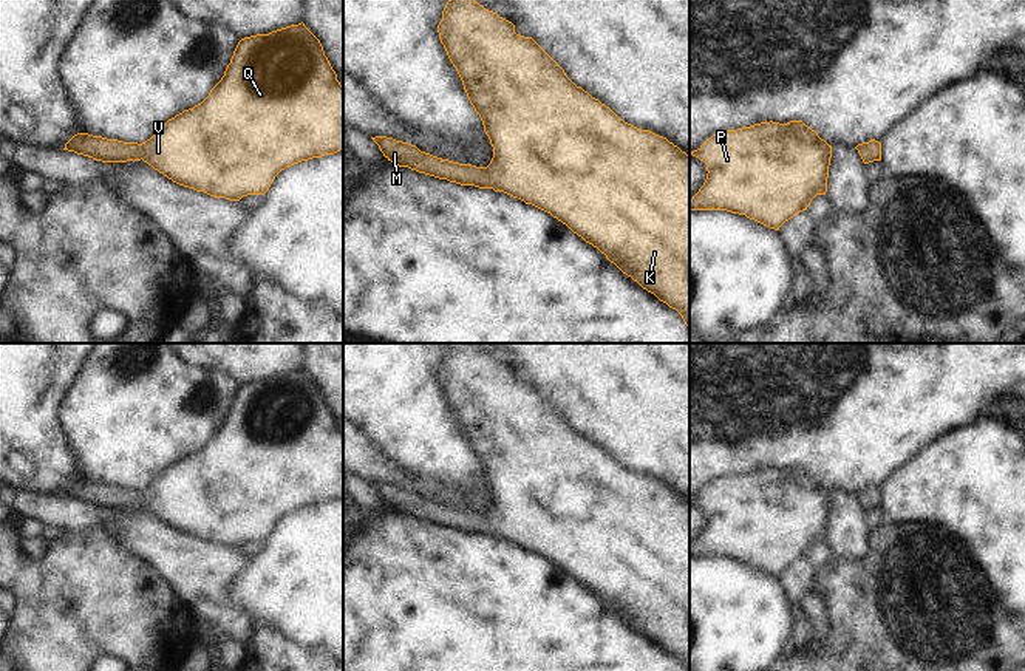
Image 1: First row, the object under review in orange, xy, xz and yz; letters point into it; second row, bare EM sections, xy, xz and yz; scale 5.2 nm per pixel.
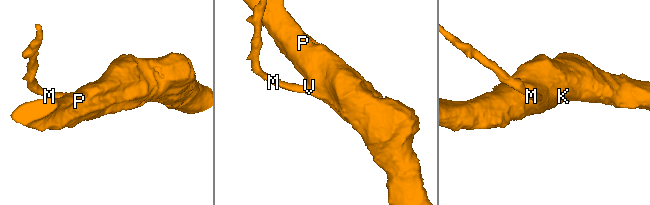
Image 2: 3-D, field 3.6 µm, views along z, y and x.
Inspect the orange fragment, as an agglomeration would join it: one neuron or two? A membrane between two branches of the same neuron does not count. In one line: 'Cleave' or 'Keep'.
Keep.

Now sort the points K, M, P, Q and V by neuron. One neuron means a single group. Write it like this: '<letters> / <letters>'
K M P Q V

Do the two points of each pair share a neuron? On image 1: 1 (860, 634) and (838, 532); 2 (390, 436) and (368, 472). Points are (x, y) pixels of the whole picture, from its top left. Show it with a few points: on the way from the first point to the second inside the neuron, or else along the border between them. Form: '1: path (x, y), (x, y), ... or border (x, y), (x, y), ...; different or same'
1: border (871, 534), (869, 551), (863, 557), (834, 557); different
2: border (359, 429), (404, 480); different

